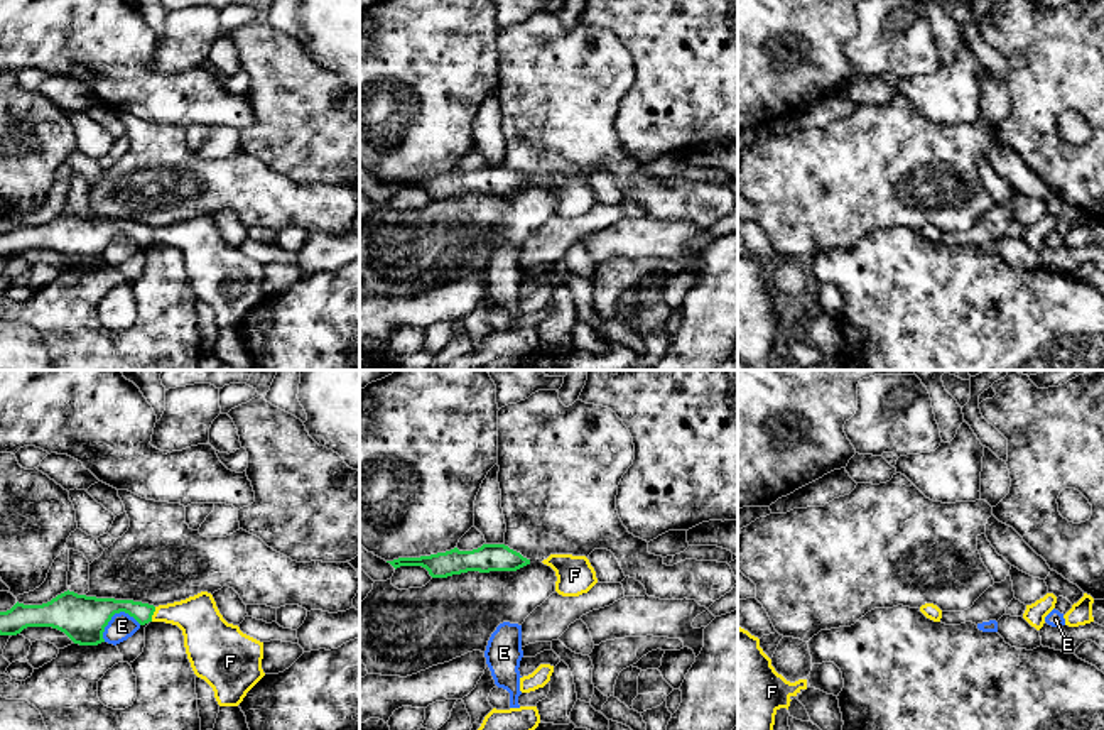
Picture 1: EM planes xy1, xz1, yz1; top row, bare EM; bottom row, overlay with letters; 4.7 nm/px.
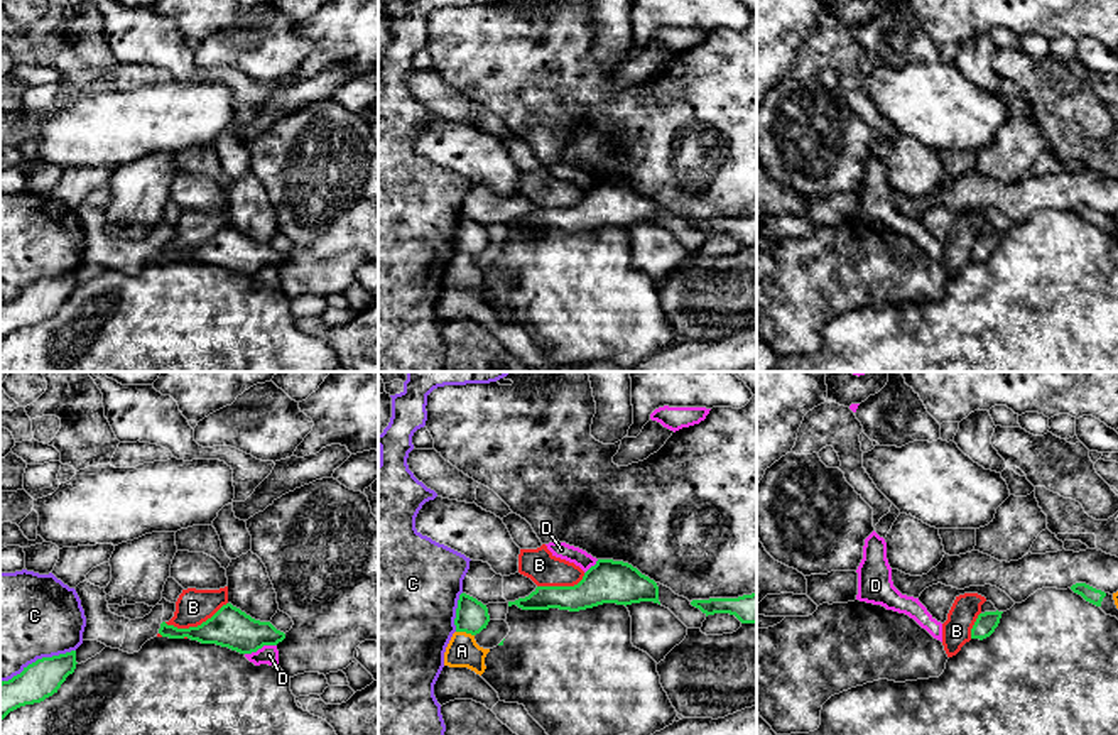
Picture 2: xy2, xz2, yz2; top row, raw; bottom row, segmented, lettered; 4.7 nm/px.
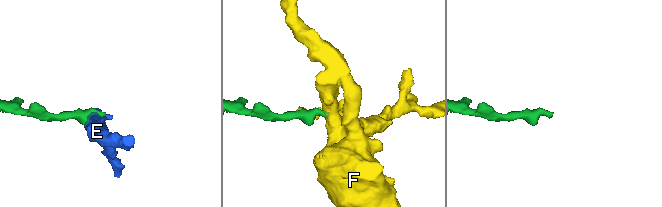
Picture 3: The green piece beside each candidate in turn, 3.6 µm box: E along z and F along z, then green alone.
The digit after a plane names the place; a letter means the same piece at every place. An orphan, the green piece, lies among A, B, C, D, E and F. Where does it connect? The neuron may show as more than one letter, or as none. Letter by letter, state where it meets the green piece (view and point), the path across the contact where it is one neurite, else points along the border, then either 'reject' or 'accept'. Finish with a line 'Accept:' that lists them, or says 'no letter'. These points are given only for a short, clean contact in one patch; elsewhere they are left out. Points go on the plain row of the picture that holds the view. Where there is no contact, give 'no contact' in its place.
A: xz2 (465, 252) | reject
B: xy2 (195, 249) | along xy2 (227, 223), (196, 247), (174, 249), (164, 244) | reject
C: xy2 (37, 281) | reject
D: xy2 (260, 269) | along xy2 (276, 266), (265, 266), (245, 276) | reject
E: xy1 (115, 234) | along xy1 (140, 245), (127, 235), (117, 234), (102, 259) | reject
F: xy1 (152, 235) | across xy1 (100, 232), (132, 228), (152, 235), (188, 235), (203, 249) | accept
Accept: F

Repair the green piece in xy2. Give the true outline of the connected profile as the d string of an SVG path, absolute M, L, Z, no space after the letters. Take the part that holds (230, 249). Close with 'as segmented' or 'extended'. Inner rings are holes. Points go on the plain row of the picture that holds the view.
M231 225L223 226L198 248L177 250L162 243L159 255L169 260L187 259L201 265L216 265L240 275L252 275L263 267L277 267L285 260L285 255L270 243L255 242Z; as segmented

